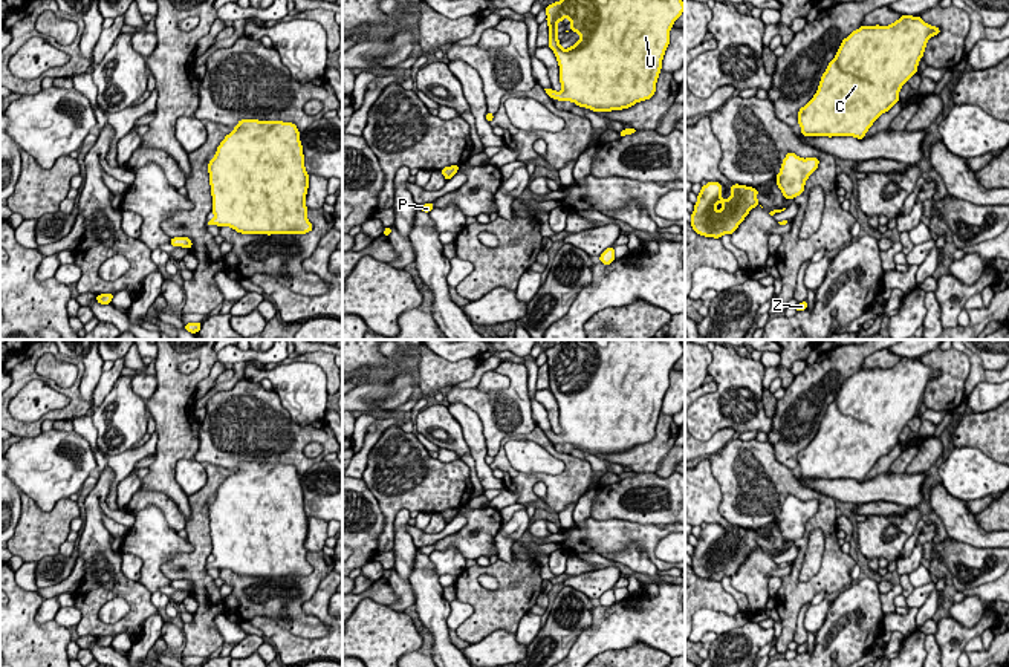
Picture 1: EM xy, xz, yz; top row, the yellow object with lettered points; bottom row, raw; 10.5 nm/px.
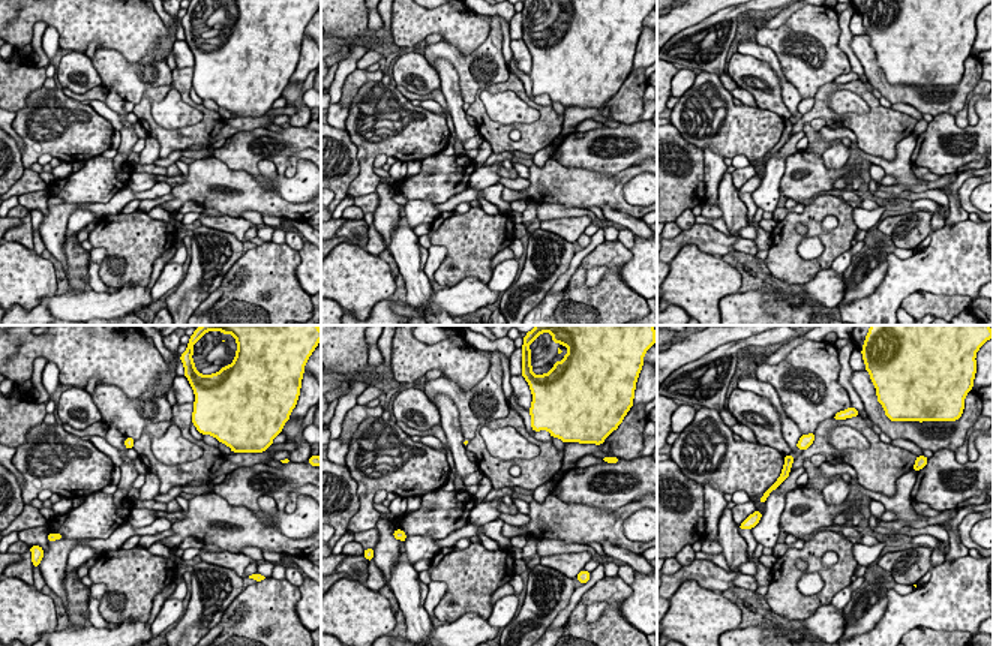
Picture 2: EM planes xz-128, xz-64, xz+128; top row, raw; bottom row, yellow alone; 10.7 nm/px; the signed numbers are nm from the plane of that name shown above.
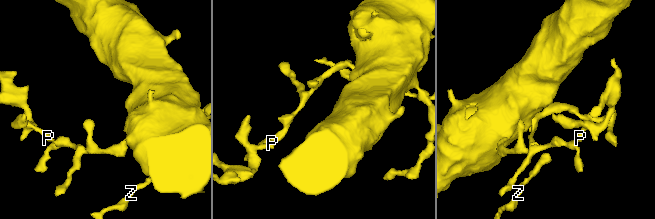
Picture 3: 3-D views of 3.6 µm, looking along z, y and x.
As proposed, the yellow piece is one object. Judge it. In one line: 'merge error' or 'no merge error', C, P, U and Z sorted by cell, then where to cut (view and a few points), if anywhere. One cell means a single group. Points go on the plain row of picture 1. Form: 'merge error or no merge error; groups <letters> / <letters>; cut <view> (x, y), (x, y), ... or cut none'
no merge error; groups C P U Z; cut none

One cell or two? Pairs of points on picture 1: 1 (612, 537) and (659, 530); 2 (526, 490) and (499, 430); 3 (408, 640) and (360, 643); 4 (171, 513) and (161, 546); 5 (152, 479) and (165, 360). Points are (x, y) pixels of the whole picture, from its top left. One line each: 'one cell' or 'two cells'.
1: one cell
2: two cells
3: one cell
4: two cells
5: one cell

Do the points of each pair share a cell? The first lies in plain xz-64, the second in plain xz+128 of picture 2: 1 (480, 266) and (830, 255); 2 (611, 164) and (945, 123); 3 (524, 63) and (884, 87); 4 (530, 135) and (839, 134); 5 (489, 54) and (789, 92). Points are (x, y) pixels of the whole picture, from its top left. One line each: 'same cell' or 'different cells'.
1: same cell
2: same cell
3: same cell
4: different cells
5: different cells

